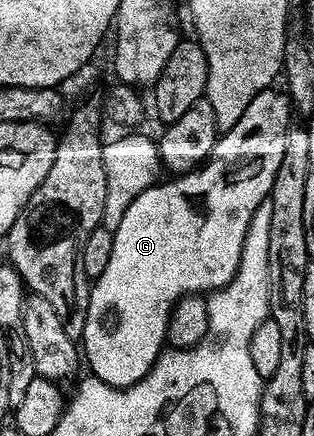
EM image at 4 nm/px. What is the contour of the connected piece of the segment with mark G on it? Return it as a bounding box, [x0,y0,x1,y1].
[81,89,293,387]

